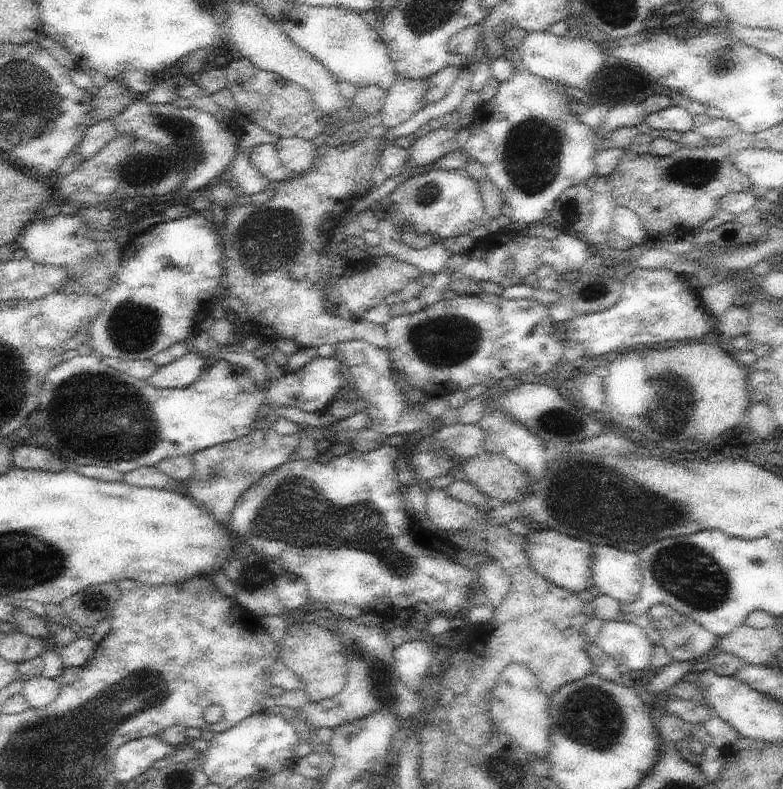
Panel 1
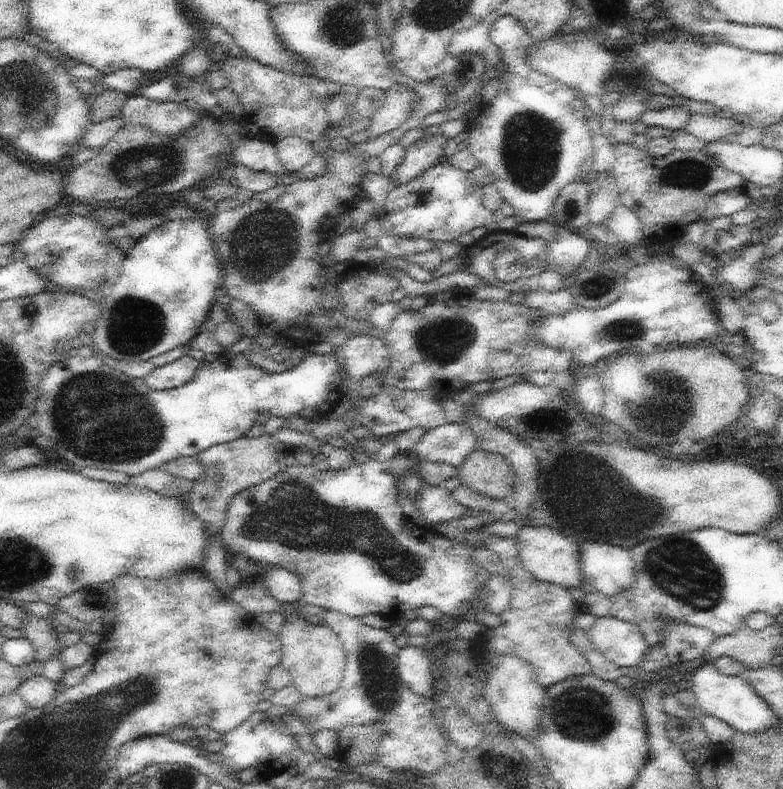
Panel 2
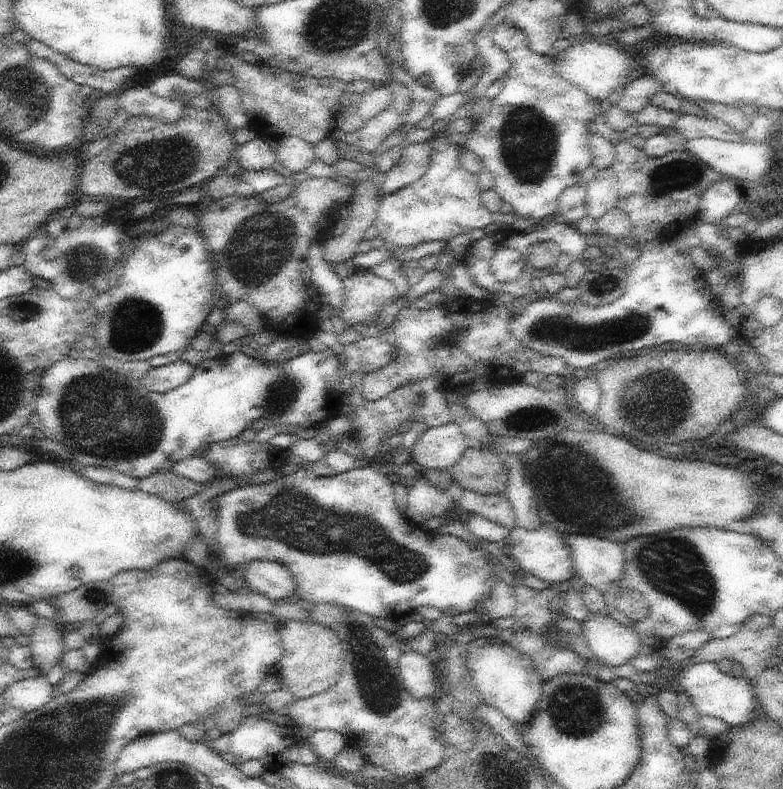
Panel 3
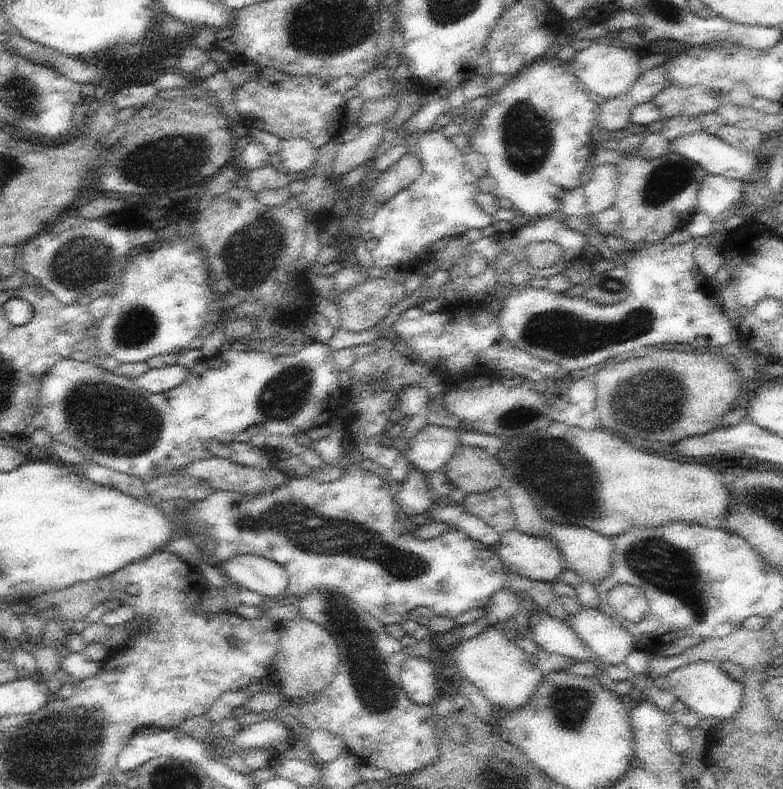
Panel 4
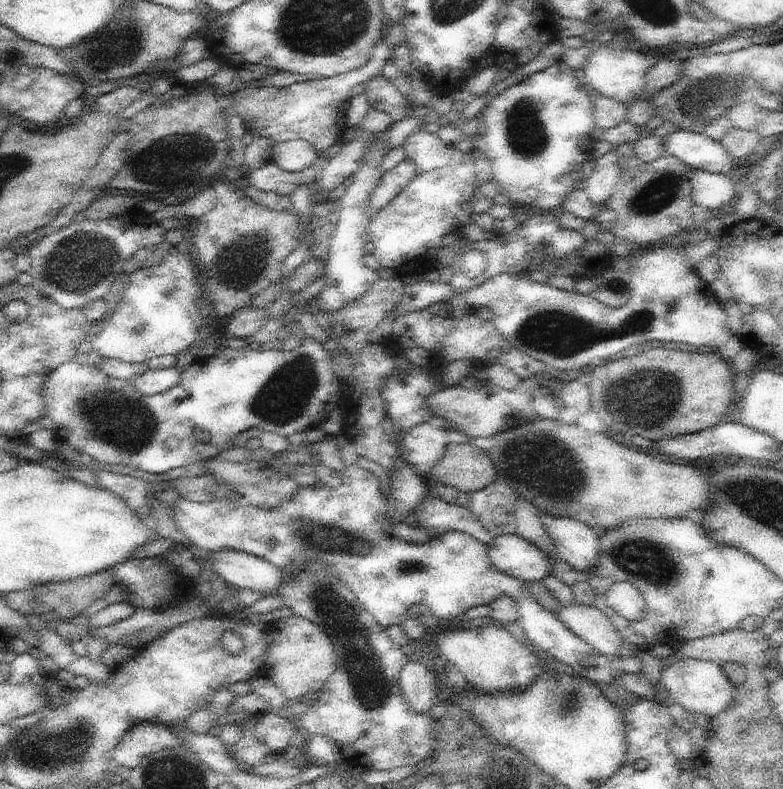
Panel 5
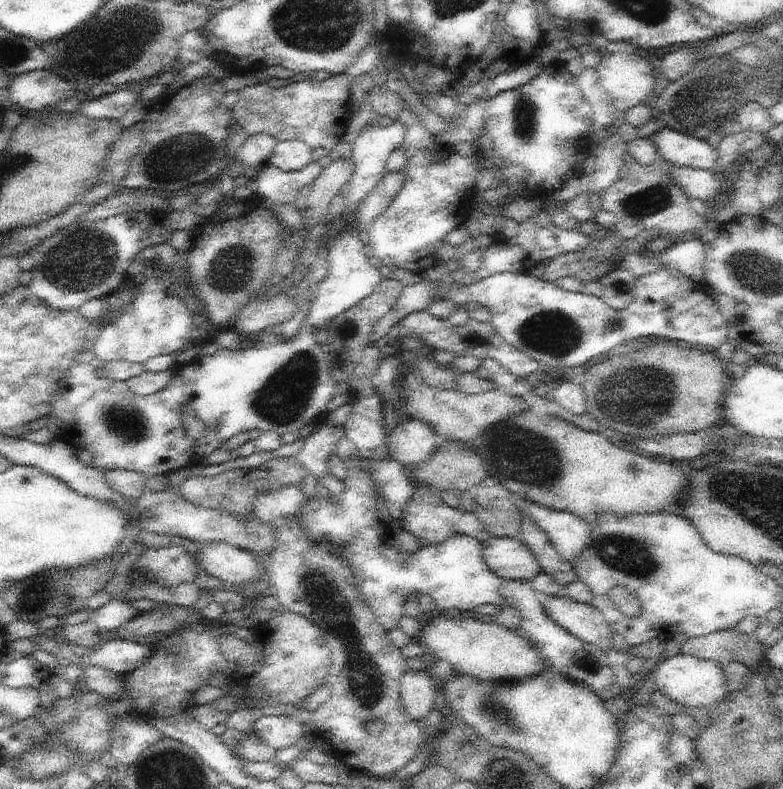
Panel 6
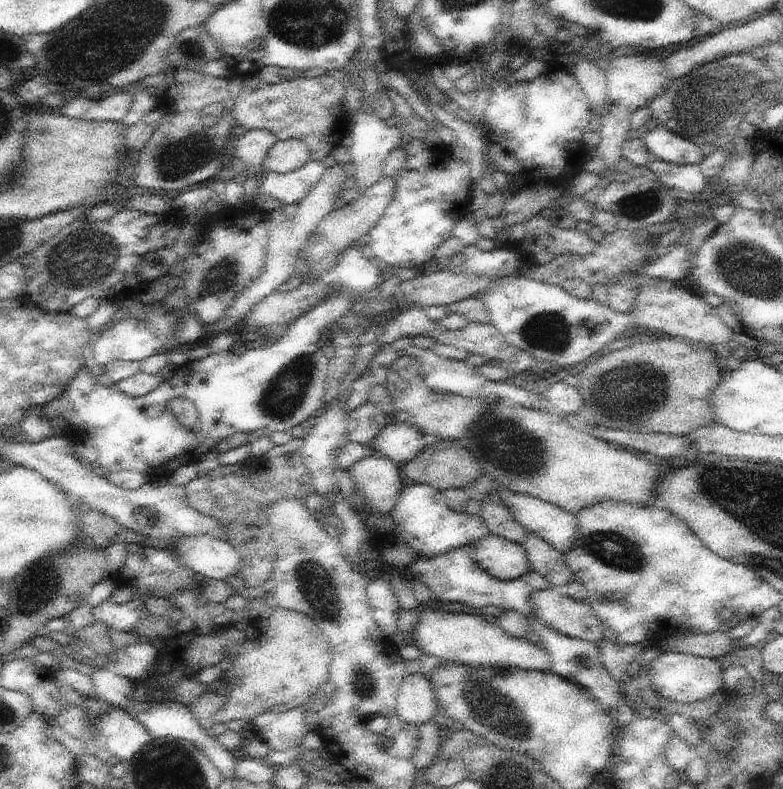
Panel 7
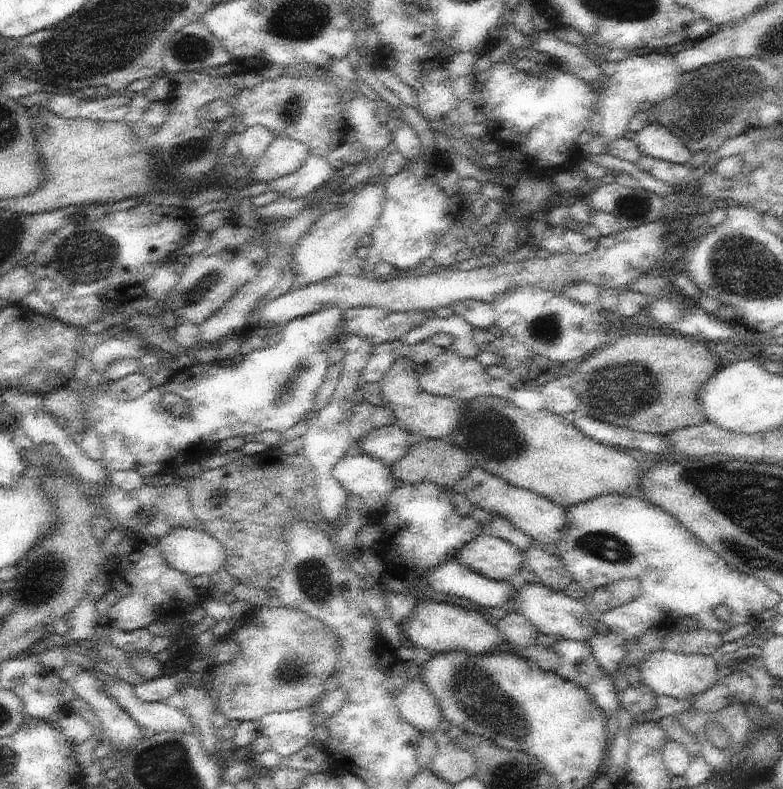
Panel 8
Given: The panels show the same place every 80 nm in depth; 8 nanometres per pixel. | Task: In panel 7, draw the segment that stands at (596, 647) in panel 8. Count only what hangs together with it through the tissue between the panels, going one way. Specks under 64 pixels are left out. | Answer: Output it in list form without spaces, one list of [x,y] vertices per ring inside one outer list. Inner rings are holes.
[[[608,638],[598,642],[597,648],[600,648],[606,670],[616,682],[620,682],[624,674],[628,673],[629,665],[626,658],[638,658],[638,650],[632,644],[622,644]]]

